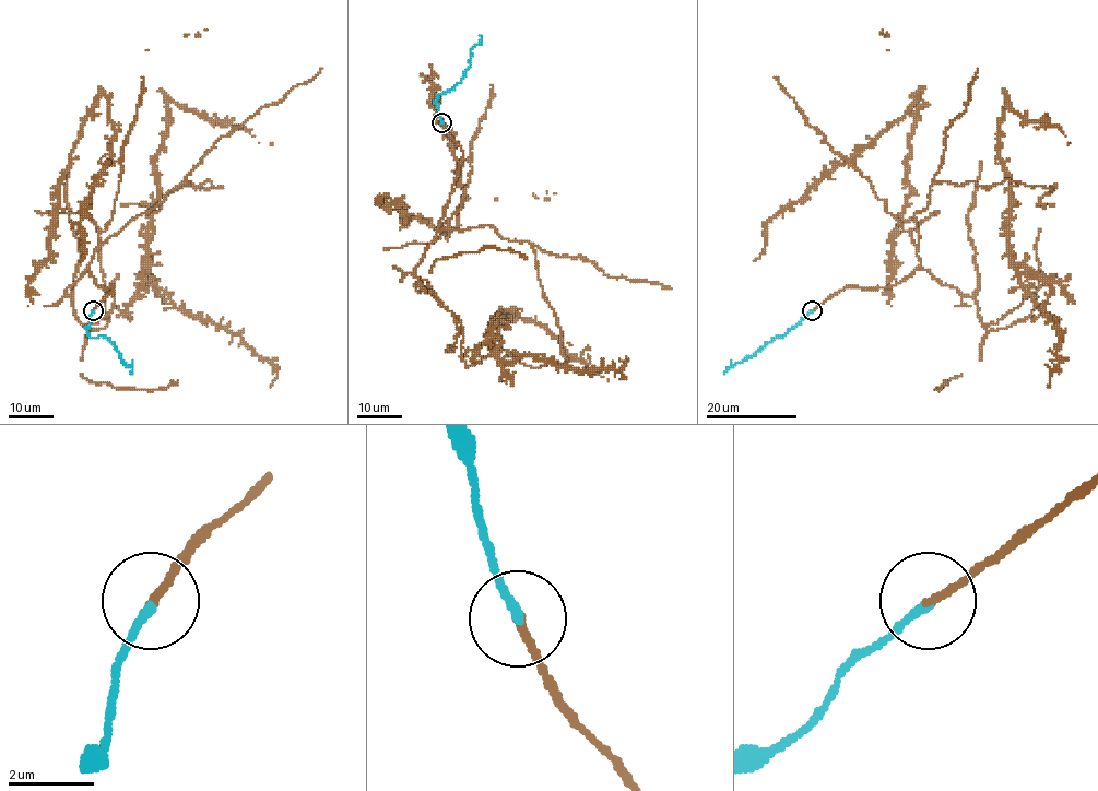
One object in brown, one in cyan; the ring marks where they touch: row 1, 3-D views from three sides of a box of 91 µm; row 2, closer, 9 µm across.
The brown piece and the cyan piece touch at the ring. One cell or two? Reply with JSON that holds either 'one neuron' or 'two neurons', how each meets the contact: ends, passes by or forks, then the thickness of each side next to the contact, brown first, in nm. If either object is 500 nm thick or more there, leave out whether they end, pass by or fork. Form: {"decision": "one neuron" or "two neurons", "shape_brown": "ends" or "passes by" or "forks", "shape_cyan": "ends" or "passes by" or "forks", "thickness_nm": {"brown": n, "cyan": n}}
{"decision": "two neurons", "shape_brown": "ends", "shape_cyan": "ends", "thickness_nm": {"brown": 170, "cyan": 190}}

